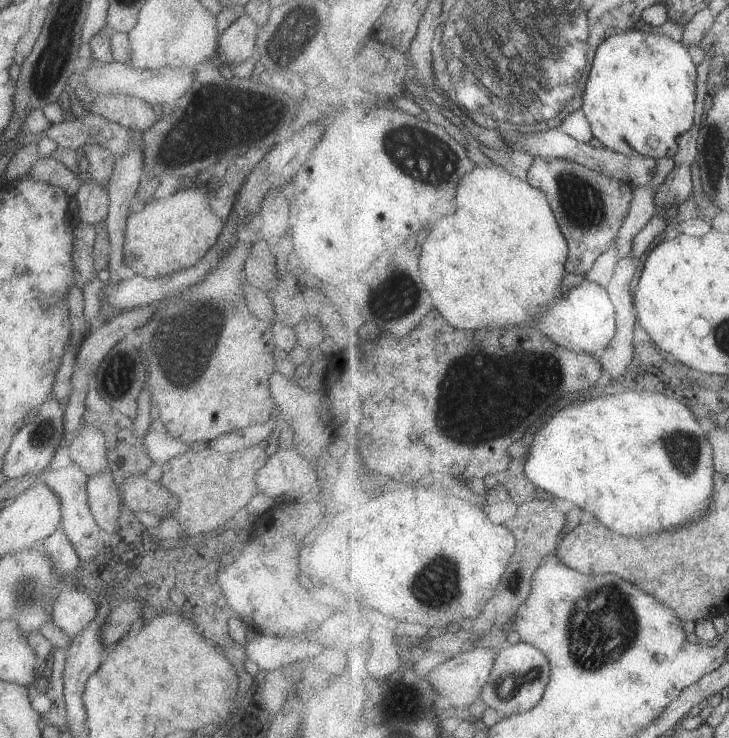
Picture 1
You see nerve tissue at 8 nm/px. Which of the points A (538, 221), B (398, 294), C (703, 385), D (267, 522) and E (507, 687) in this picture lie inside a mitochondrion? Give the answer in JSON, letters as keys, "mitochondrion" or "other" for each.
{"A":"other","B":"mitochondrion","C":"other","D":"other","E":"mitochondrion"}

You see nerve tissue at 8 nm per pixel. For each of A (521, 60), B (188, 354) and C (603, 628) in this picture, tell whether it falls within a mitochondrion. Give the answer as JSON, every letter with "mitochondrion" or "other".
{"A":"mitochondrion","B":"mitochondrion","C":"mitochondrion"}

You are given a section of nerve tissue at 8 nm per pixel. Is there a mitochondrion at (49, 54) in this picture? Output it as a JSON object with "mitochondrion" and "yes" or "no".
{"mitochondrion":"yes"}

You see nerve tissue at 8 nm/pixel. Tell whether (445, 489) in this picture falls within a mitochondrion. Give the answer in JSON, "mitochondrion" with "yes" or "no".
{"mitochondrion":"no"}

